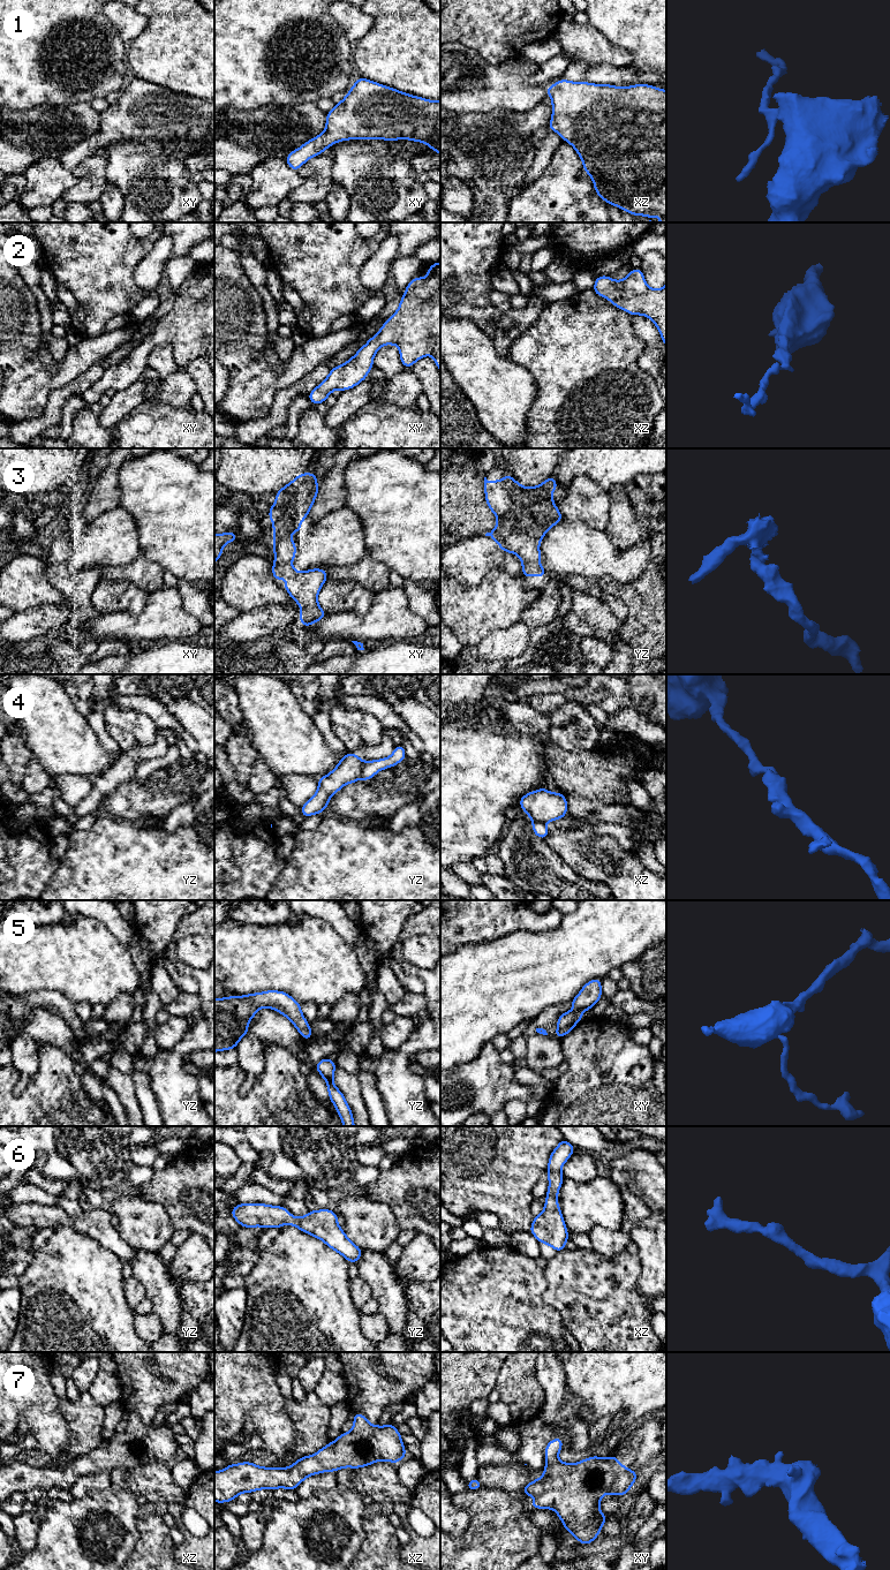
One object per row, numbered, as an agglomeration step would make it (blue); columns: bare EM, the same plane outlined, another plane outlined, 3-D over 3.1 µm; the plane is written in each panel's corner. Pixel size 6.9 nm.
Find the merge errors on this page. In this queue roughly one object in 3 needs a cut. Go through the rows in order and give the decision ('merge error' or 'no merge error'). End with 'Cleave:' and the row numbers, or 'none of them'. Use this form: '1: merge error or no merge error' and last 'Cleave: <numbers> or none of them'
1: no merge error
2: no merge error
3: no merge error
4: merge error
5: no merge error
6: no merge error
7: no merge error
Cleave: 4

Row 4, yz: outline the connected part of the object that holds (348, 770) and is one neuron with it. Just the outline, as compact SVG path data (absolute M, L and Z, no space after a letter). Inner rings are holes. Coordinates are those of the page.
M348 753L340 758L338 765L326 776L318 779L318 790L300 809L301 815L308 817L326 810L331 797L344 785L355 783L362 778L364 761L355 753Z

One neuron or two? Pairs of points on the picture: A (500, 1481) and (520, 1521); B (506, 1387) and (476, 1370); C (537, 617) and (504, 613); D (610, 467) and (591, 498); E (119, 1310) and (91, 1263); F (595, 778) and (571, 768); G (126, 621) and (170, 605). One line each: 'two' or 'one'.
A: two
B: two
C: two
D: two
E: one
F: one
G: one

